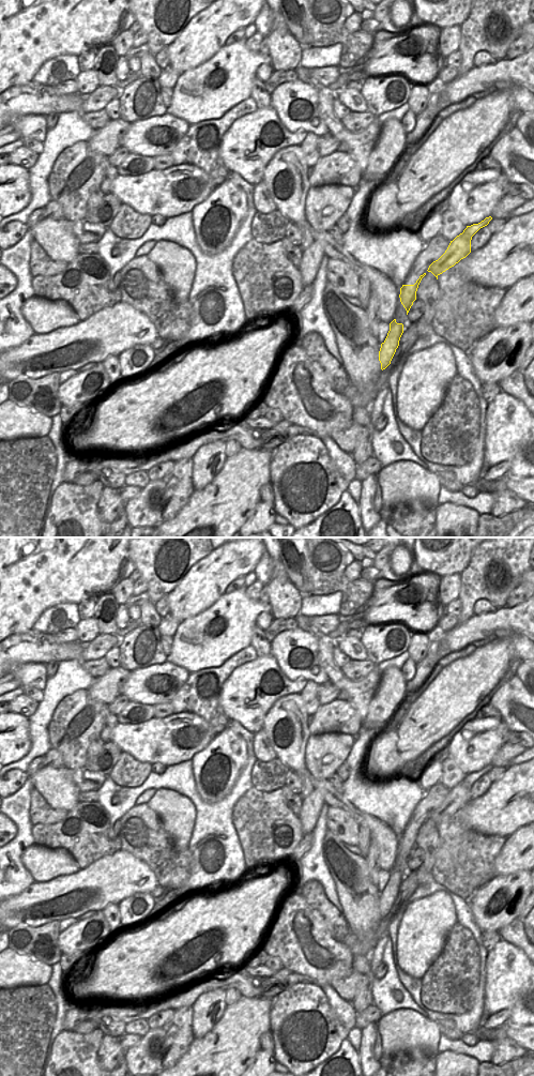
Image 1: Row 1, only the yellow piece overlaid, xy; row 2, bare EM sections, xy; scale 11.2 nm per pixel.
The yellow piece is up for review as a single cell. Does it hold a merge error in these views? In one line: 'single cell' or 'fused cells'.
fused cells

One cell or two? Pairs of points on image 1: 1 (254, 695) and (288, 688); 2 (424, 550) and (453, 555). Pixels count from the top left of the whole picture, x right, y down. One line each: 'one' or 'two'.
1: one
2: one

